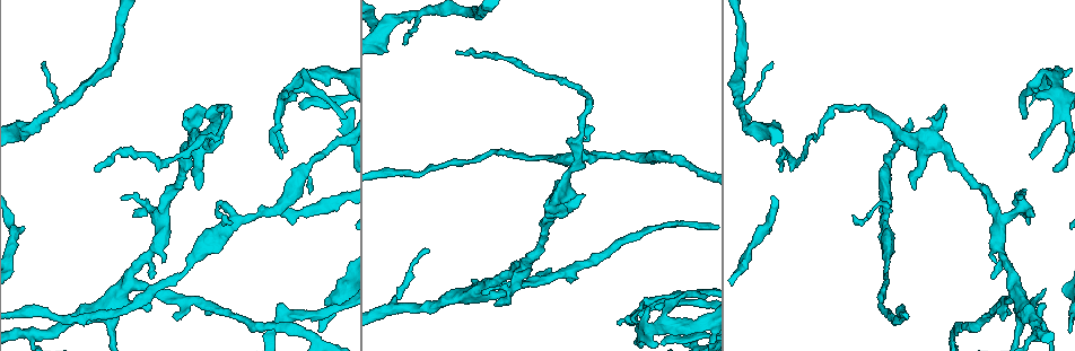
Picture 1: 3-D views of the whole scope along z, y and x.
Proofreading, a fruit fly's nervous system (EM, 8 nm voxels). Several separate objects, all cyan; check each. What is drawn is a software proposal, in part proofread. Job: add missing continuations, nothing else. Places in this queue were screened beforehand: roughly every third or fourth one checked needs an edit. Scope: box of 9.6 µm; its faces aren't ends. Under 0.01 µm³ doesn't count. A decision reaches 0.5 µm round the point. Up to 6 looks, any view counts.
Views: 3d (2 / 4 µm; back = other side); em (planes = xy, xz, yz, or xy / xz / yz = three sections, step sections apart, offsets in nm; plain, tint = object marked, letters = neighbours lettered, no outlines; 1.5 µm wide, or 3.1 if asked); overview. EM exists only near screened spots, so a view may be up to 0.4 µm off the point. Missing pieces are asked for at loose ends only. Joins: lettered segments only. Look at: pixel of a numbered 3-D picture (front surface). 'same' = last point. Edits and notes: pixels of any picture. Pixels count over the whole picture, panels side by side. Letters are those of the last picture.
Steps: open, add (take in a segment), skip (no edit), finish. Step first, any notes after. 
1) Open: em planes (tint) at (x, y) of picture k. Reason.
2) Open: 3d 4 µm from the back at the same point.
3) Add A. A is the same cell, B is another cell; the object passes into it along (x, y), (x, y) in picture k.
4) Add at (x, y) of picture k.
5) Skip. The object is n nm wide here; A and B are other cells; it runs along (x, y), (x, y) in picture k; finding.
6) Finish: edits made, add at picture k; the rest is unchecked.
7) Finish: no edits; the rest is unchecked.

Open: em xz step 8 (letters) at (199, 190) of picture 1. Branch stops here.

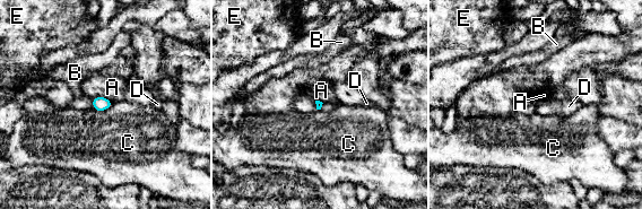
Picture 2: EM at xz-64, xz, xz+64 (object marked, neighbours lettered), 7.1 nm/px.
Open: em planes (letters) at the same point. Another direction.

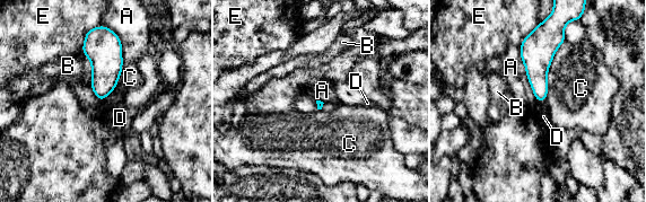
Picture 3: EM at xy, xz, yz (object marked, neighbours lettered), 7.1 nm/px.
Skip. The longest contact is with C, 440 nm; A, B, C, D and E are other cells; no lettered segment goes on from it.

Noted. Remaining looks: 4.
Open: em xz step 4 (letters) at (279, 304) of picture 1. Free end.

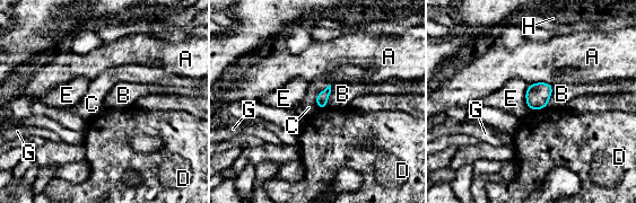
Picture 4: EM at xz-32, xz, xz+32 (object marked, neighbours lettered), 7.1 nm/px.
Open: em planes (letters) at the same point. Another direction.

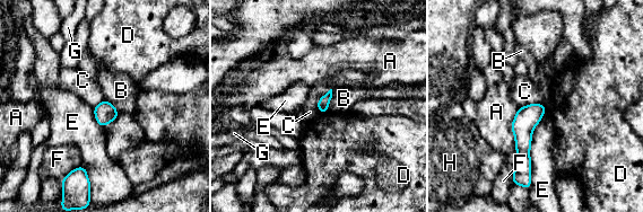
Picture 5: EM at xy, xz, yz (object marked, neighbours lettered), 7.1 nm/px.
Skip. A, B, C, D, E, F, G and H are other cells; it runs along (539, 106), (523, 123), (523, 171) in picture 5; no lettered segment goes on from it.

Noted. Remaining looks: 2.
Finish: no edits; the rest is unchecked.

